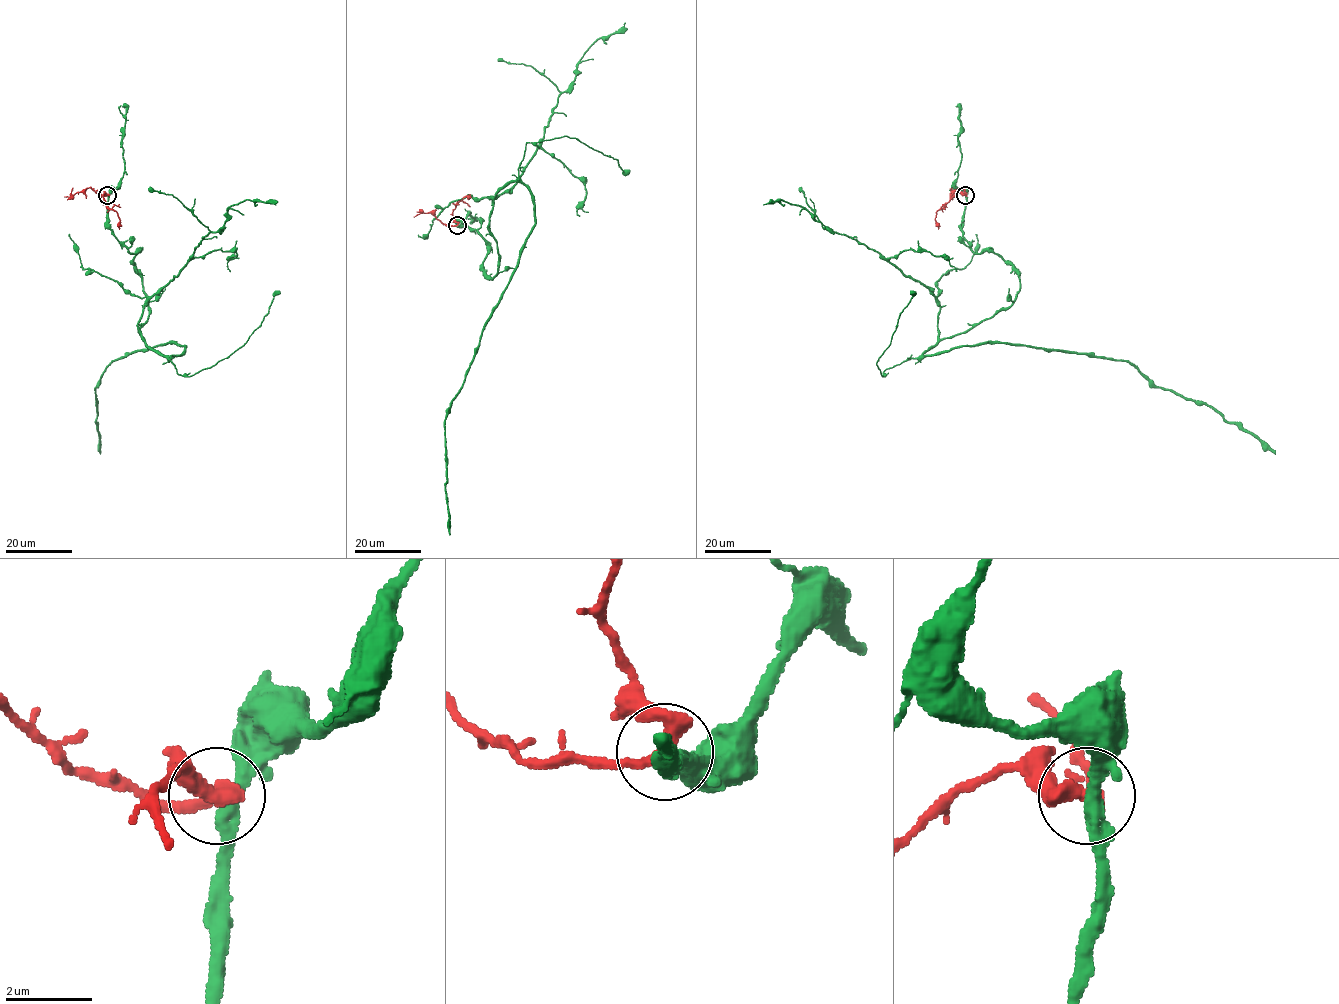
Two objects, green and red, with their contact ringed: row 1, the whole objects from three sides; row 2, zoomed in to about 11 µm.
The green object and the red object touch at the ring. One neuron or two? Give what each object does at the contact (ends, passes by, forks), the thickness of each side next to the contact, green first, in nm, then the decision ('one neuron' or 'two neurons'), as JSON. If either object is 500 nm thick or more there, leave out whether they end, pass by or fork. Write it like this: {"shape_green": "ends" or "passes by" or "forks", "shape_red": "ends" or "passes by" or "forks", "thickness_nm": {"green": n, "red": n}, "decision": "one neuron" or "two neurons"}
{"shape_green": "passes by", "shape_red": "passes by", "thickness_nm": {"green": 340, "red": 340}, "decision": "two neurons"}

